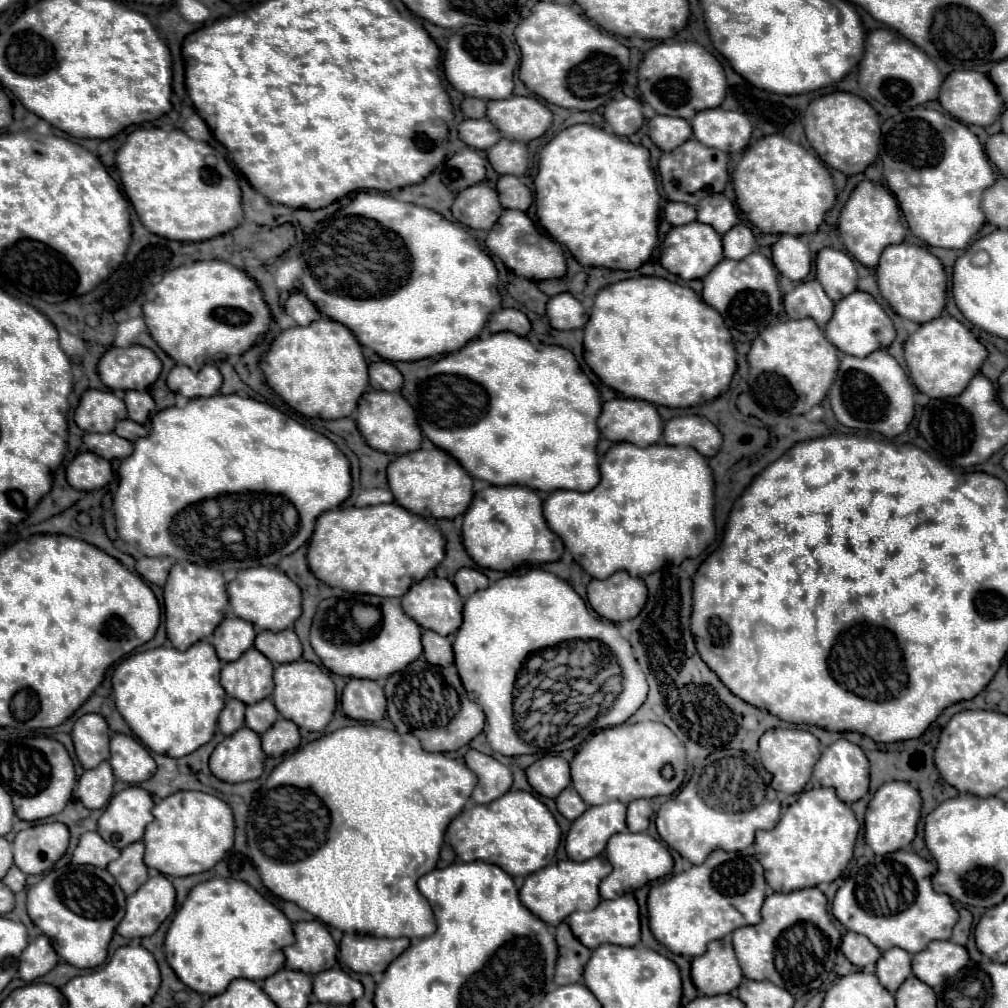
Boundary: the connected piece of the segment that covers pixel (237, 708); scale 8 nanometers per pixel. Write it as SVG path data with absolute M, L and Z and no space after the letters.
M229 698L219 716L219 730L225 736L231 736L237 728L243 728L243 726L245 726L245 704L235 698Z

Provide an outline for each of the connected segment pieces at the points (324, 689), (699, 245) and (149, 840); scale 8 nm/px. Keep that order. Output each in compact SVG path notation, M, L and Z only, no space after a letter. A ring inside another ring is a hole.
M307 660L279 664L273 672L273 682L275 690L271 694L271 700L283 718L293 720L299 728L305 728L309 732L321 732L331 722L337 704L337 692L333 680L321 666Z
M701 222L675 226L669 230L667 238L661 244L661 258L659 260L665 270L669 270L671 274L677 274L683 280L705 278L707 272L723 260L721 236L713 228L709 228L707 224L701 224Z
M175 792L153 806L155 820L145 828L145 866L165 876L191 876L211 870L233 846L233 814L217 796L205 792Z

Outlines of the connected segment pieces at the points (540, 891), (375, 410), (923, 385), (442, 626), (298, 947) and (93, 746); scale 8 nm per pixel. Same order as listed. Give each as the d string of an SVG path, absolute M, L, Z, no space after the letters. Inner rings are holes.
M595 856L595 858L585 860L585 862L561 860L557 864L541 868L539 872L529 874L525 878L525 884L523 884L521 892L519 892L519 896L521 896L521 902L535 916L539 916L545 924L557 926L561 922L567 922L571 912L575 912L575 910L593 910L601 902L599 882L609 872L611 872L611 864L607 862L605 856Z
M377 390L365 392L365 396L361 396L359 400L355 422L365 442L379 452L399 456L421 448L421 428L417 424L415 412L399 392L377 392Z
M943 314L919 326L905 342L905 362L911 382L929 398L959 396L987 358L985 346L959 320Z
M427 576L421 582L413 584L409 588L409 592L401 598L401 606L403 612L413 618L419 626L429 628L441 636L449 636L455 634L461 626L461 612L463 612L463 598L459 596L459 592L455 590L453 582L447 578L437 578L437 576Z
M317 920L297 922L295 938L295 944L285 948L287 968L317 974L337 964L337 944L333 942L325 924Z
M85 714L73 724L71 732L75 754L83 768L95 768L109 760L109 726L99 714Z

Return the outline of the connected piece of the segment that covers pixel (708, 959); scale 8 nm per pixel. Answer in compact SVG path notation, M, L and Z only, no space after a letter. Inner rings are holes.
M731 936L711 942L703 956L693 958L691 980L705 996L729 994L739 986L743 972L733 952Z

